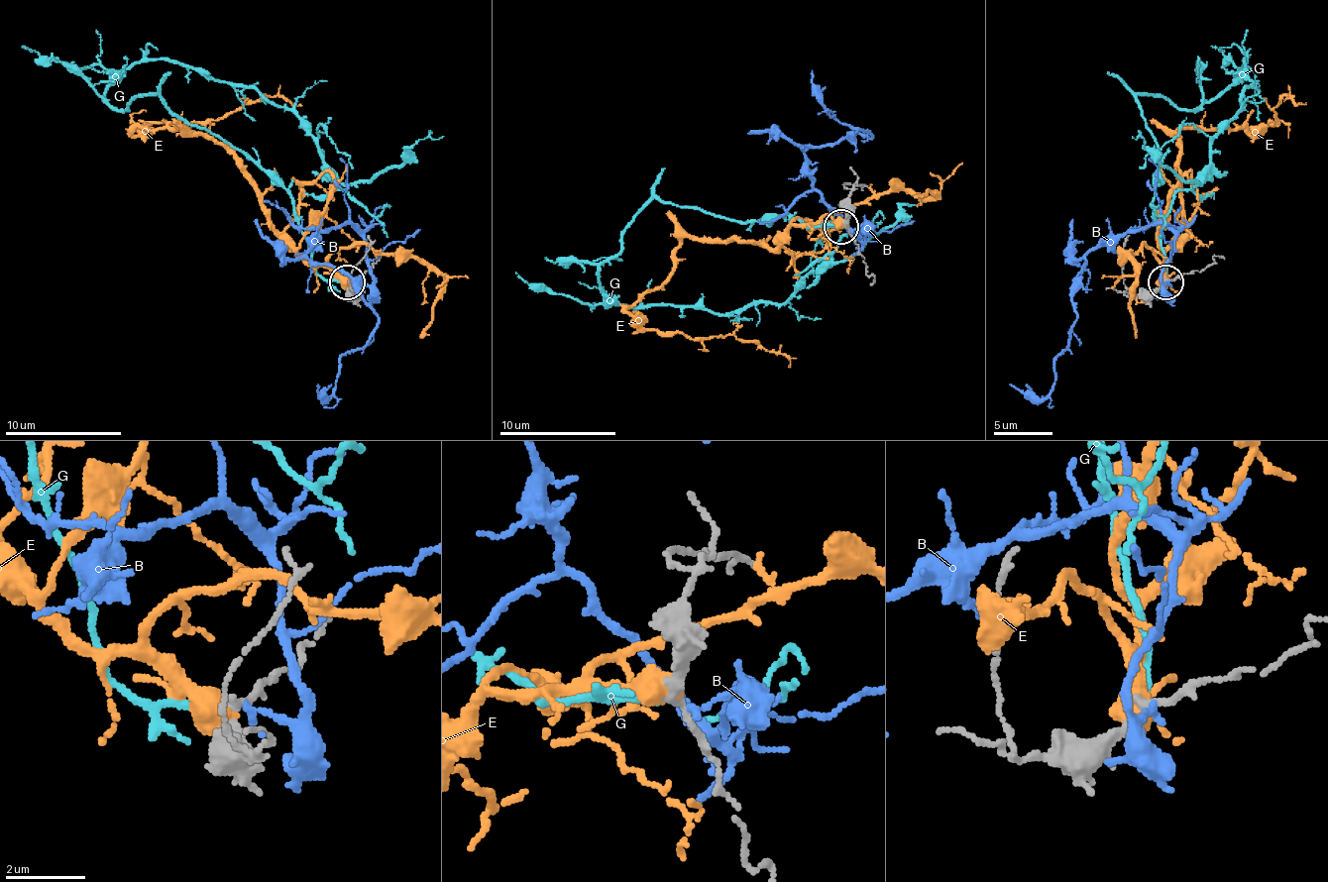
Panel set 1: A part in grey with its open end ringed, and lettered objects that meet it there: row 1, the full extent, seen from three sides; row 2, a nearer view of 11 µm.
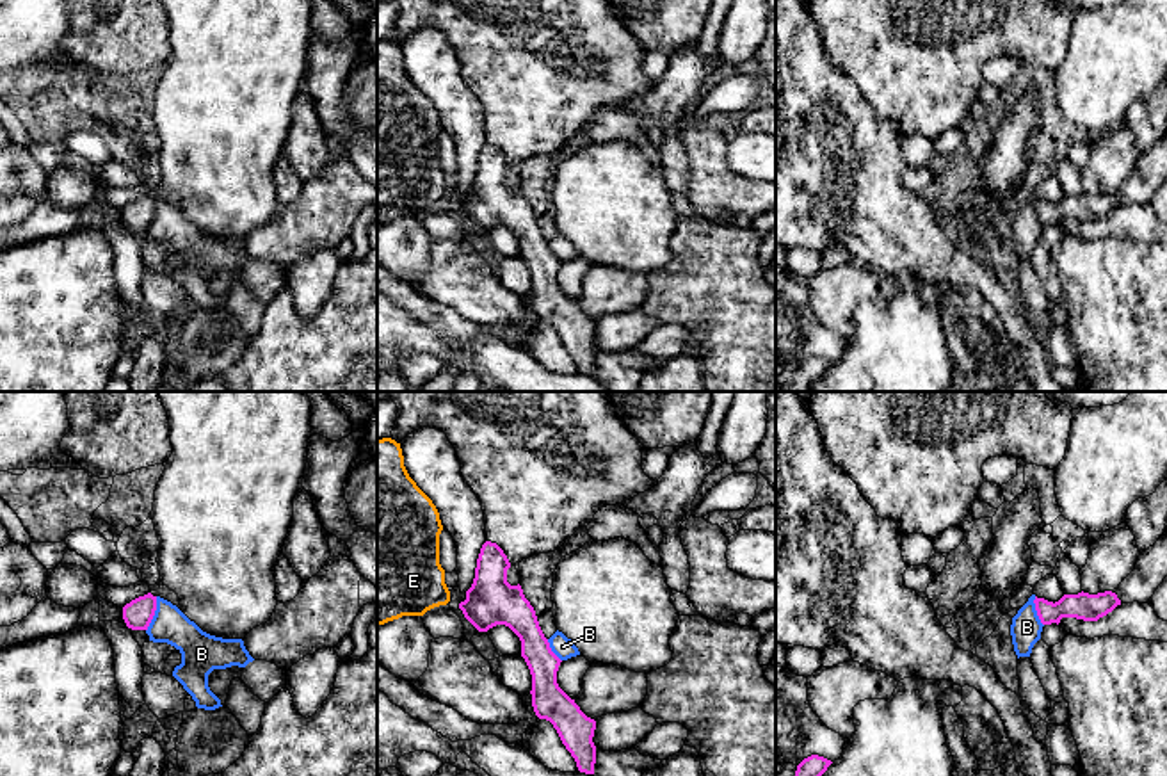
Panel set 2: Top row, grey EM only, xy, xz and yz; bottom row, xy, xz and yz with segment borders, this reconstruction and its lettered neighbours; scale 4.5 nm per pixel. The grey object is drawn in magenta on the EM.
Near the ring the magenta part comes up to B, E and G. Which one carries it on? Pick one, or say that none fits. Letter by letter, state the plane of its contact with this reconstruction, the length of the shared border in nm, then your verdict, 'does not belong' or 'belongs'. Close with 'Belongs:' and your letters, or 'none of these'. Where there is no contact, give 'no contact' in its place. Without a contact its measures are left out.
B: contact in xy; length 170 nm; does not belong
E: no contact; does not belong
G: no contact; belongs
Belongs: G

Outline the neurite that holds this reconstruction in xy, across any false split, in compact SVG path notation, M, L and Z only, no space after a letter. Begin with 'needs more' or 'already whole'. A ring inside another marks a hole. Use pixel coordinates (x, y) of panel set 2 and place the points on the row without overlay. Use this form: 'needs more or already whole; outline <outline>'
already whole; outline M139 198L123 208L123 221L132 231L148 231L157 212L157 198Z

